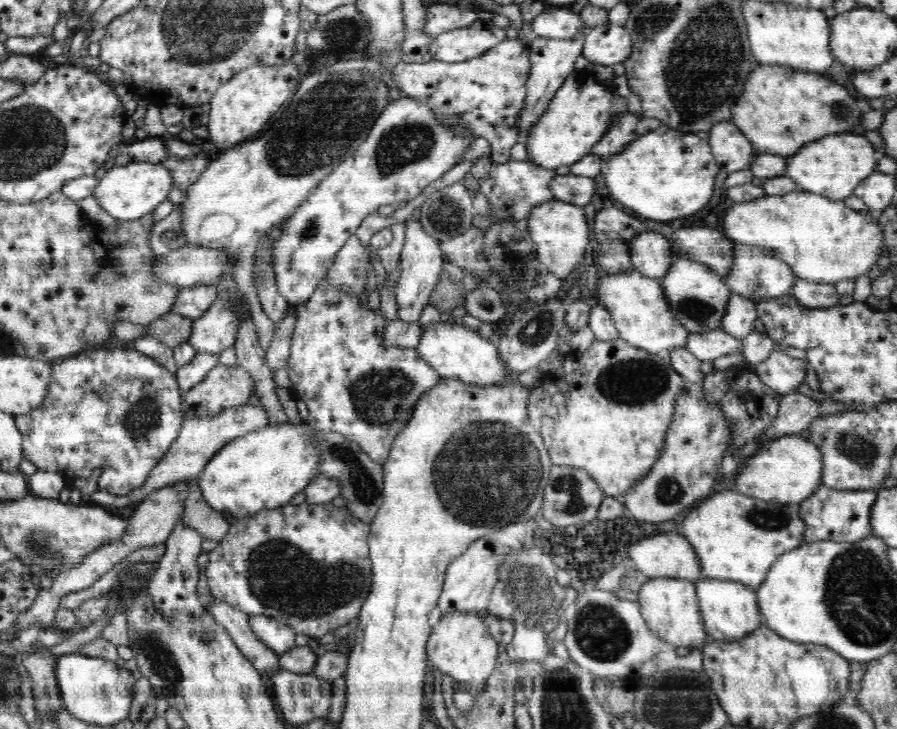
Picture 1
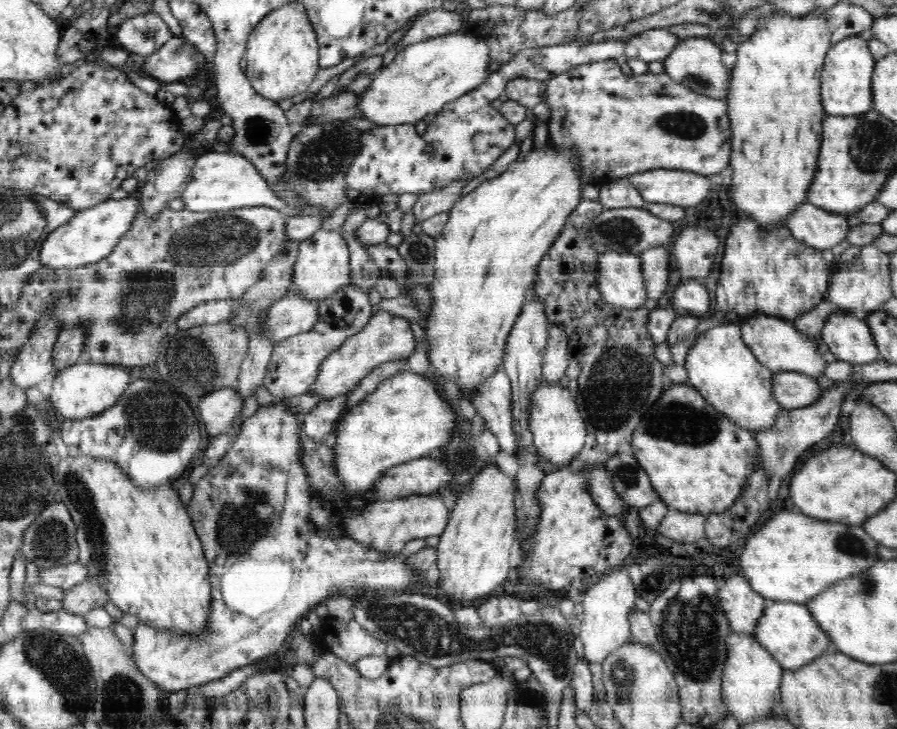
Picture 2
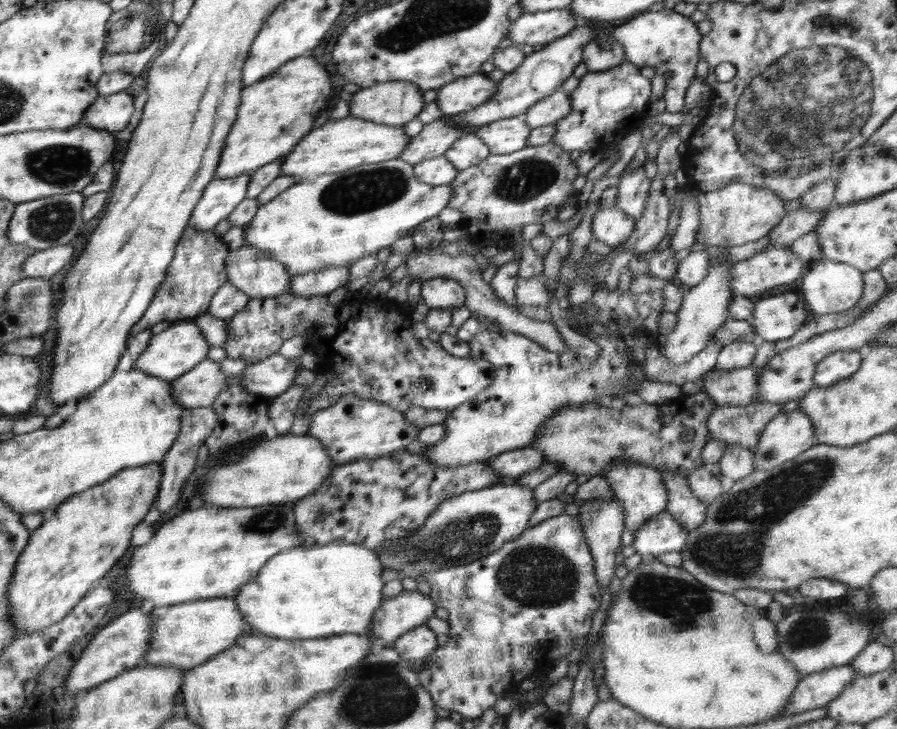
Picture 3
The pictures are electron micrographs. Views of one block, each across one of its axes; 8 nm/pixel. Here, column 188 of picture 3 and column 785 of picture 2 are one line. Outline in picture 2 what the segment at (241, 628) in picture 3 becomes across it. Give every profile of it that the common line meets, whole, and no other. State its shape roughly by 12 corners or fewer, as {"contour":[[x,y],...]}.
{"contour":[[774,601],[753,636],[784,669],[833,651],[807,603]]}

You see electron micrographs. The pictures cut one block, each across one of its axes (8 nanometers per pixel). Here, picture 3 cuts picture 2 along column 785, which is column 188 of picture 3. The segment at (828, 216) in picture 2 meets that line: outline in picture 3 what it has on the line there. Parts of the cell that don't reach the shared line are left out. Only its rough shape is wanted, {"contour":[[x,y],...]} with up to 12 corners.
{"contour":[[251,173],[215,178],[188,227],[214,229],[245,200]]}

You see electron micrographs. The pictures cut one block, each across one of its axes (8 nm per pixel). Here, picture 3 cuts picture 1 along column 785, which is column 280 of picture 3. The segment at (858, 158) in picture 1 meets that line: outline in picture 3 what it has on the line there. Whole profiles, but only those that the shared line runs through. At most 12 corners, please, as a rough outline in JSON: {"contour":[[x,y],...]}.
{"contour":[[352,115],[310,130],[284,156],[299,180],[398,159],[400,125]]}

